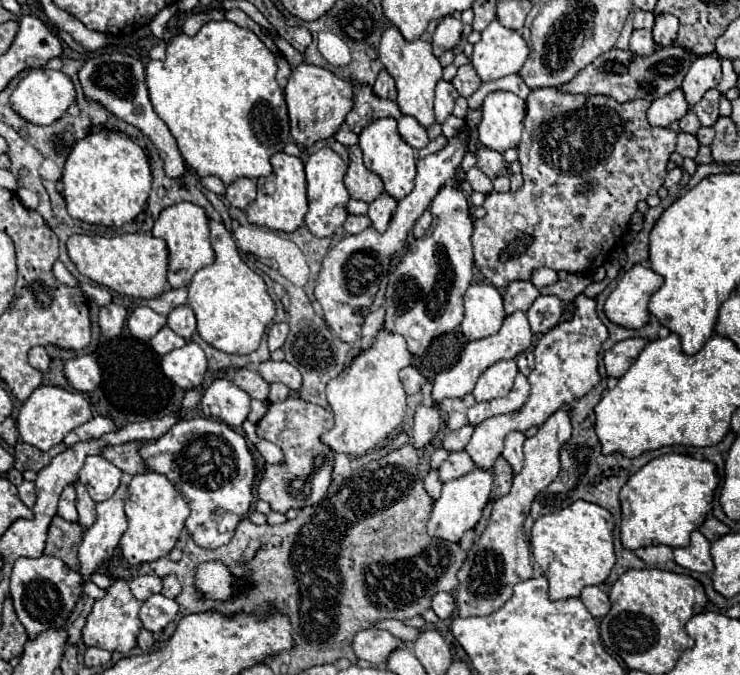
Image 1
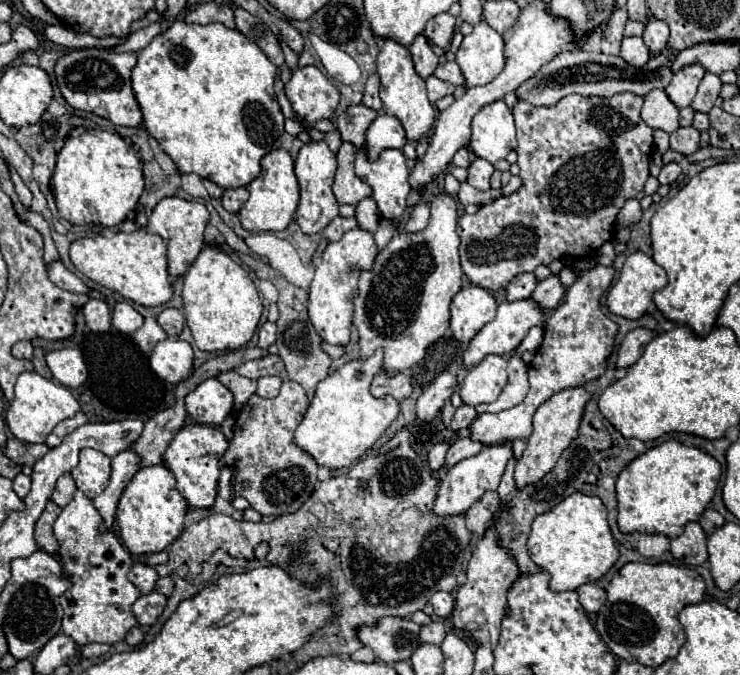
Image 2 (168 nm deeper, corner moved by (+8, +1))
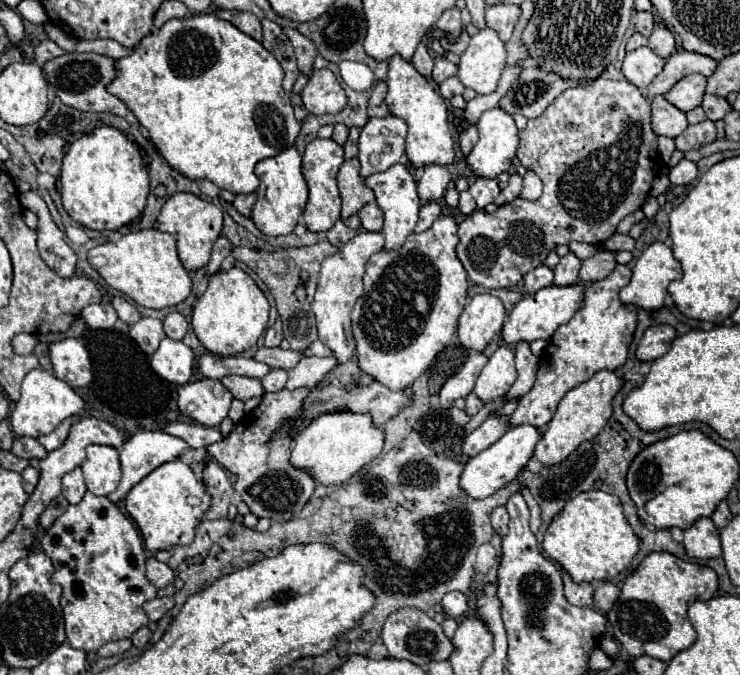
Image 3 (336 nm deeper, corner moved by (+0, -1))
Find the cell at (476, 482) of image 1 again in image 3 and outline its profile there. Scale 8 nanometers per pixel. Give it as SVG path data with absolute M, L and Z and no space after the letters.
M514 426L510 428L498 442L494 442L490 448L482 450L478 456L470 458L460 474L460 488L472 496L472 498L486 498L500 488L504 488L508 482L512 482L528 464L528 460L534 454L536 442L538 442L538 430L534 426Z

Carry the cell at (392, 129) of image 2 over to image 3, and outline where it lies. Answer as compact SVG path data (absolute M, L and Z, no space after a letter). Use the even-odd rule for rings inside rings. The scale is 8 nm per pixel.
M388 114L384 118L370 118L360 132L360 176L366 178L374 172L384 172L396 164L404 154L408 126L404 120ZM376 156L376 164L372 162Z

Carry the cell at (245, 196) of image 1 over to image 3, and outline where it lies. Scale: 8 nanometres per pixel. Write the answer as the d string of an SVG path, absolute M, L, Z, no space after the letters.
M238 194L232 204L234 204L234 208L236 208L242 216L250 216L250 210L252 210L254 202L256 202L256 194Z

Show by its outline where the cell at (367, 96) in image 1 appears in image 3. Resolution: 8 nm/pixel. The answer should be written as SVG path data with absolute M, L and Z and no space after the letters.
M350 128L350 136L344 144L346 158L354 158L358 154L358 136L360 136L360 128Z

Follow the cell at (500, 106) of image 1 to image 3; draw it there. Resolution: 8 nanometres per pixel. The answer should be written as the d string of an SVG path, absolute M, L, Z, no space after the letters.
M492 108L480 116L476 128L480 138L466 162L478 176L496 178L512 166L520 144L514 118L502 108Z

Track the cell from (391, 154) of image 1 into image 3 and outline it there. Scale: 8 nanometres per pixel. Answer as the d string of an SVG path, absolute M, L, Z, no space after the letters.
M398 162L384 172L376 172L372 176L368 176L364 182L366 182L366 186L370 186L374 190L376 202L384 212L384 228L382 228L382 234L386 238L384 250L398 250L404 244L406 236L410 236L414 232L414 226L418 222L420 198L416 194L416 180L410 174L410 170Z

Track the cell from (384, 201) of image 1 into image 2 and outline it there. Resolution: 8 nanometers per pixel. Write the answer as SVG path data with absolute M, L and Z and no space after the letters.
M364 198L356 204L356 220L362 230L376 232L378 222L380 222L380 212L376 210L374 198Z

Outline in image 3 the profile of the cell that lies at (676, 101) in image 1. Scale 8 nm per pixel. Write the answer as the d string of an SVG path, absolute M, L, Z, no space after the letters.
M664 96L652 98L652 128L658 136L676 138L686 130L686 114L672 106Z

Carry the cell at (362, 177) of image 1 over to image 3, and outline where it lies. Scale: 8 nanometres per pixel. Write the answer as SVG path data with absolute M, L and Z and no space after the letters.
M352 158L340 166L338 188L342 196L342 216L358 214L364 204L374 200L374 192L364 184L360 176L360 160Z

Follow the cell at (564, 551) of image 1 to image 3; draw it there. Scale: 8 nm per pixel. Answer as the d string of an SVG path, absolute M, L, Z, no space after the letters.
M590 490L566 502L564 510L550 522L542 548L576 584L604 582L626 570L638 552L638 538L622 514L620 500L612 494Z

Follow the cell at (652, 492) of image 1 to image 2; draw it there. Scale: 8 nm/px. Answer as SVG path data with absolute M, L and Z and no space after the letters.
M678 440L662 442L644 454L636 456L618 476L618 526L622 532L640 534L666 534L676 538L684 532L684 526L698 520L710 504L722 466L708 452L684 446Z

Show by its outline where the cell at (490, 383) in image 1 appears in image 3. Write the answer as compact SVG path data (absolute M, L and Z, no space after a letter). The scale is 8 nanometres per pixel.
M500 346L482 368L474 394L482 402L492 402L508 392L508 388L516 382L516 368L514 368L514 352L508 346Z

